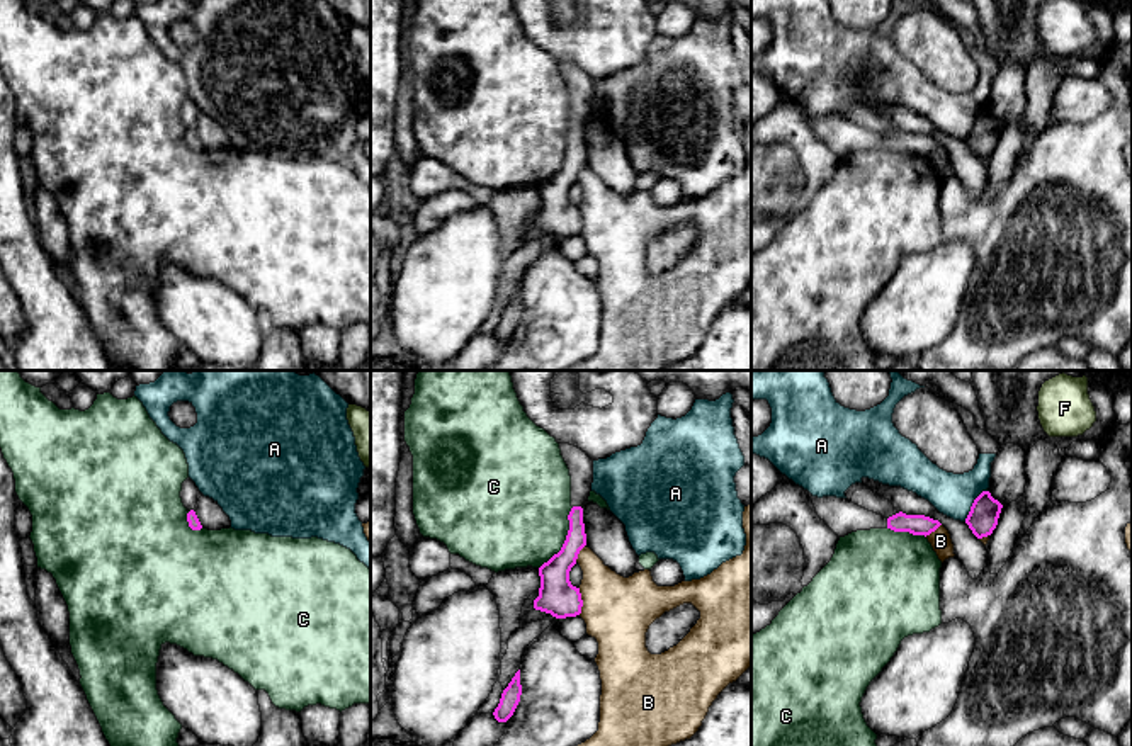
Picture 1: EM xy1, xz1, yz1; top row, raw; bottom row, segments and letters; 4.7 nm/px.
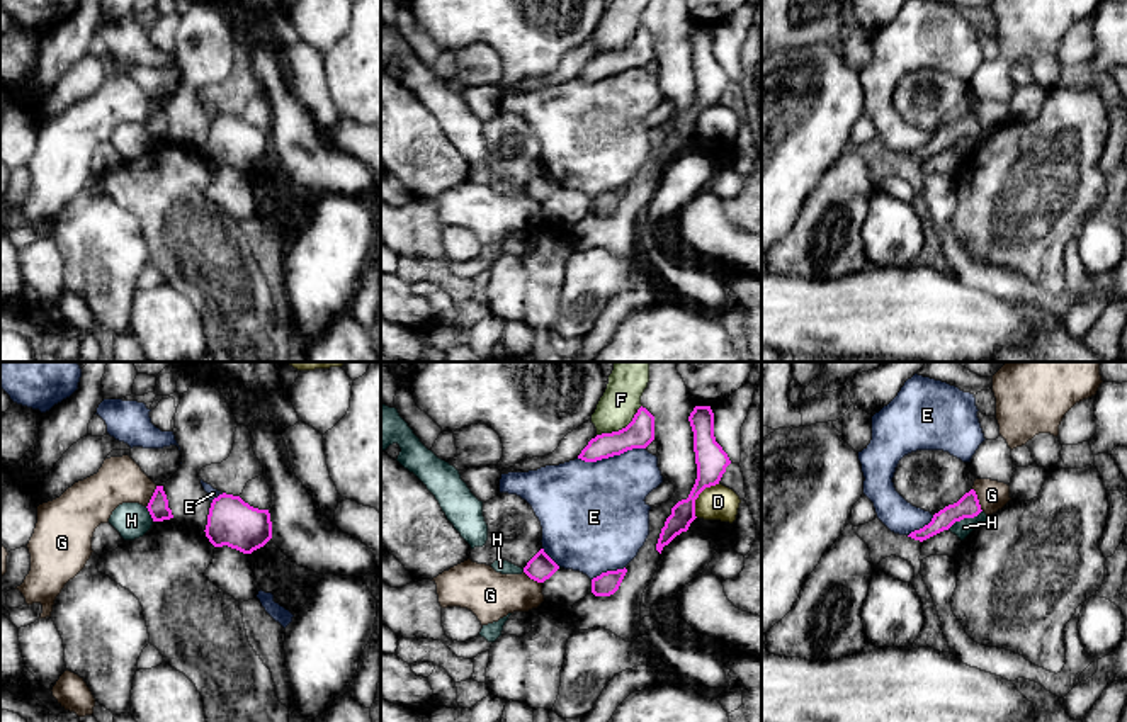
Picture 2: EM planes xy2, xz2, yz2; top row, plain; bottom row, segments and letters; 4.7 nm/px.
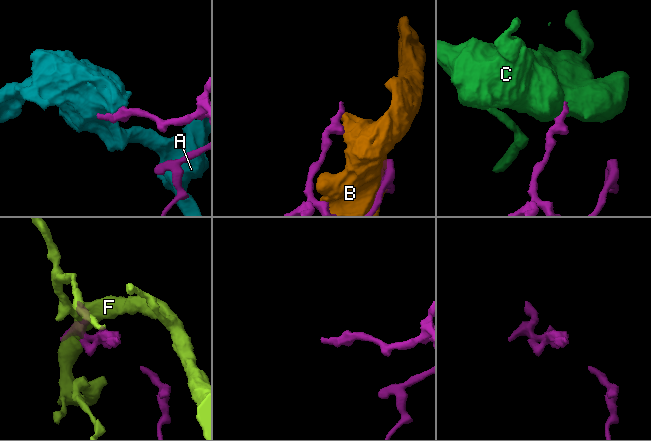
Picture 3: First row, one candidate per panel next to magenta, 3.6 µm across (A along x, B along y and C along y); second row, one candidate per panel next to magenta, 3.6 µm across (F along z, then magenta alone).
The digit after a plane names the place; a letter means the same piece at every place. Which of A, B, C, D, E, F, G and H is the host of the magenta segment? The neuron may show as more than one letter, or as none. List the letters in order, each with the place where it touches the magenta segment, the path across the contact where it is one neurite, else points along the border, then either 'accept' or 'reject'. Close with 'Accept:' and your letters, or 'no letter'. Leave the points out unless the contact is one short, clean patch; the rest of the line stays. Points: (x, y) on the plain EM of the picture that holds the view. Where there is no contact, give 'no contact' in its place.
A: meets magenta in yz1 at (973, 124); reject
B: meets magenta in xz1 at (582, 221); reject
C: meets magenta in xz1 at (566, 158); border along xz1 (573, 126), (568, 135), (568, 153), (563, 165), (539, 187); reject
D: meets magenta in xz2 at (697, 116); reject
E: meets magenta in xz2 at (611, 75); reject
F: meets magenta in xz2 at (622, 48); reject
G: meets magenta in yz2 at (978, 119); border along yz2 (973, 107), (983, 129); reject
H: meets magenta in yz2 at (964, 136); border along yz2 (981, 129), (973, 136), (956, 140), (947, 148); reject
Accept: no letter

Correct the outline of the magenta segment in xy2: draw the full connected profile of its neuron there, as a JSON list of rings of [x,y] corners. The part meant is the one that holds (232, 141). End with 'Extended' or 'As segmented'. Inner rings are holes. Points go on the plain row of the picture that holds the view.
[[[223,112],[211,122],[204,151],[214,166],[228,165],[252,173],[272,158],[270,133]]]. As segmented

